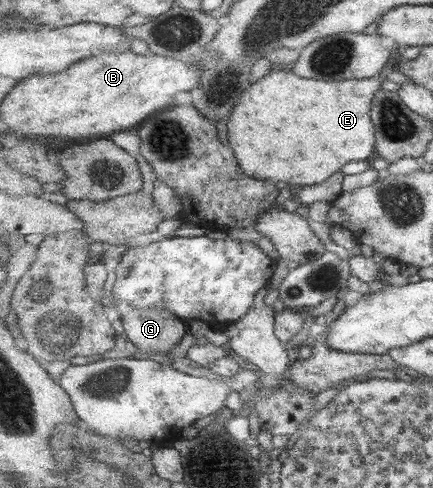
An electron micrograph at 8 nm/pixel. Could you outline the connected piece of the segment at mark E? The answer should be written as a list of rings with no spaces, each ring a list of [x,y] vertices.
[[[274,67],[271,70],[270,75],[264,79],[260,79],[258,83],[254,83],[250,87],[250,91],[246,91],[238,103],[238,107],[234,109],[232,113],[232,119],[230,119],[230,143],[232,143],[232,149],[236,151],[236,157],[238,157],[240,167],[243,168],[244,173],[253,177],[254,179],[278,179],[278,182],[286,182],[289,185],[300,186],[313,186],[321,184],[330,179],[335,173],[342,172],[342,169],[346,164],[352,161],[365,161],[371,160],[376,154],[377,149],[377,137],[375,130],[375,123],[371,118],[371,109],[375,102],[375,96],[381,89],[381,83],[384,81],[386,72],[382,73],[382,78],[378,76],[370,79],[343,79],[340,81],[316,81],[316,79],[302,79],[298,75],[294,75],[294,71],[291,68],[286,67]]]

